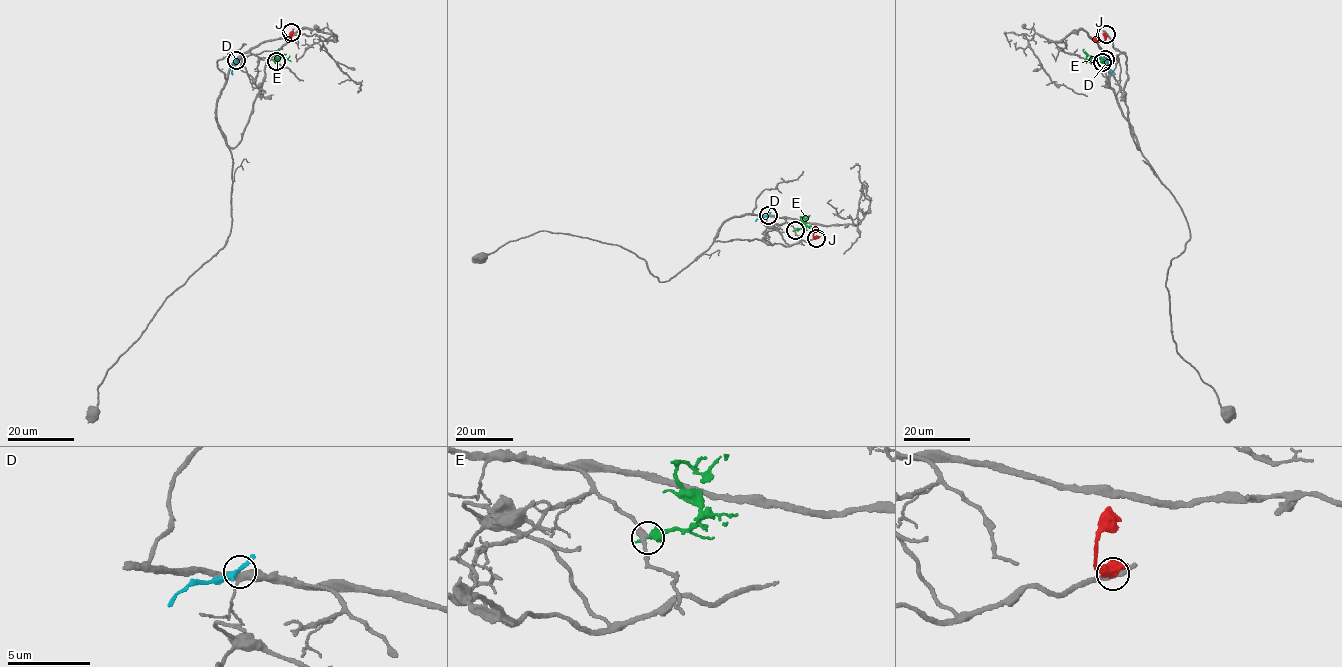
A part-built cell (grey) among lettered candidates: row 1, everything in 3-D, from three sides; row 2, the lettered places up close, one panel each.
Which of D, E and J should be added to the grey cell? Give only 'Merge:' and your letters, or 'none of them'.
Merge: none of them

